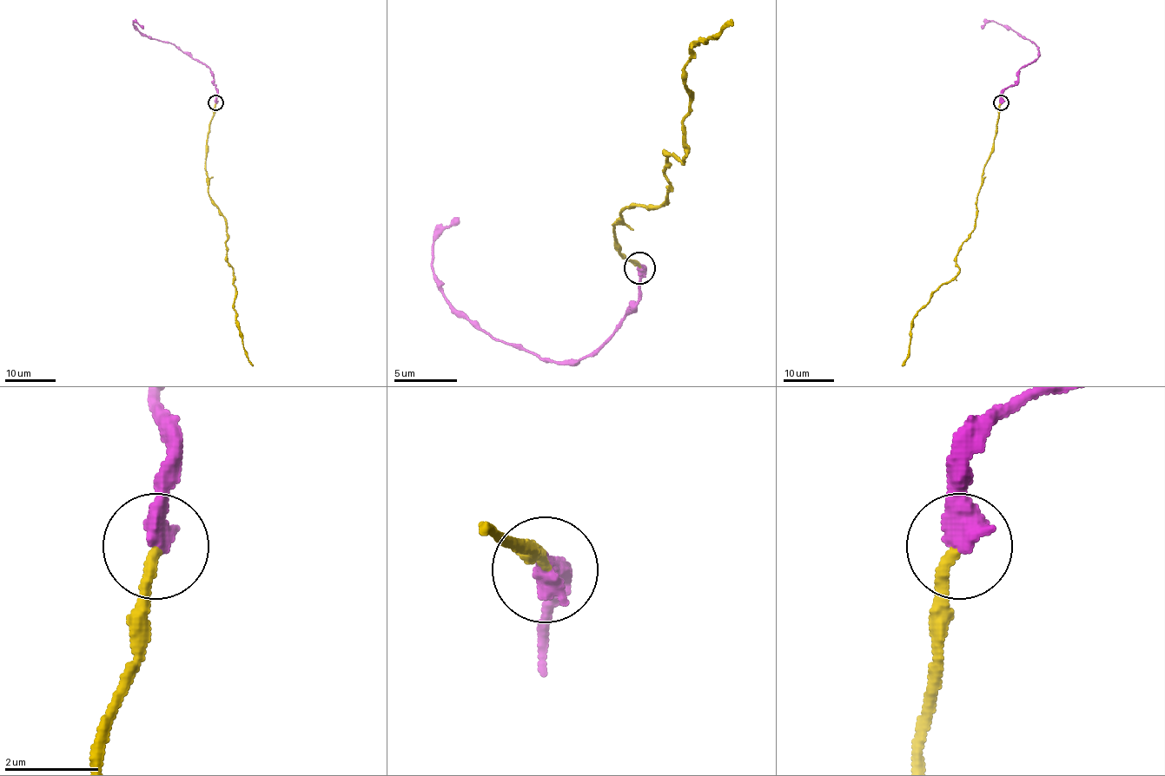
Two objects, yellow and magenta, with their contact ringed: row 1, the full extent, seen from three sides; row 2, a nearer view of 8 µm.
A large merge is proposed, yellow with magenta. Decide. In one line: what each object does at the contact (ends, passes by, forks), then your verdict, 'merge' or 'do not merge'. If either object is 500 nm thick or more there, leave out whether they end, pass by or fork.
merge

